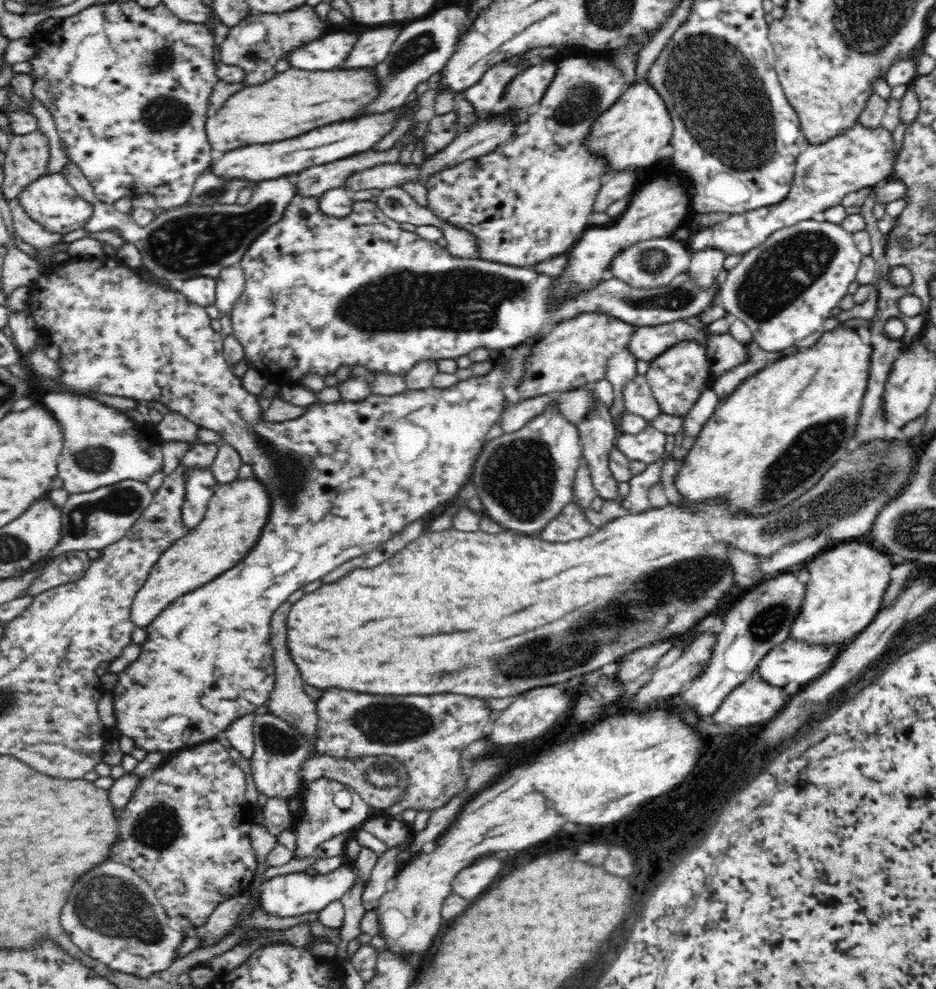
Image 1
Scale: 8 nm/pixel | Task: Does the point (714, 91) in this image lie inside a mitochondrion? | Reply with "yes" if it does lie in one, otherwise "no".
yes

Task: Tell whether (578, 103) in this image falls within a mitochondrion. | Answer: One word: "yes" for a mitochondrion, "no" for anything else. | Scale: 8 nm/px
yes

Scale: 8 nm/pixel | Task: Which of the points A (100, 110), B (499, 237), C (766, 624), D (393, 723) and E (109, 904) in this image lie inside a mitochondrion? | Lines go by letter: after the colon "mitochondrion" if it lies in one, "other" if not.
A: other
B: other
C: mitochondrion
D: mitochondrion
E: mitochondrion

